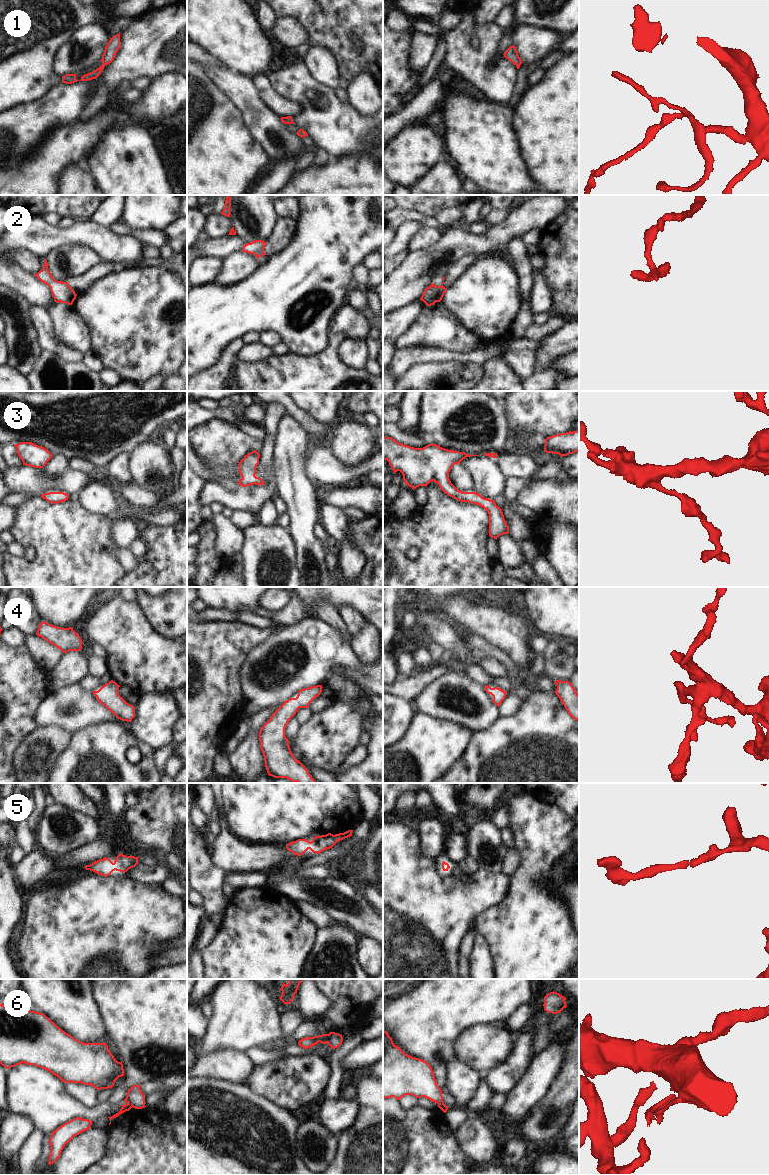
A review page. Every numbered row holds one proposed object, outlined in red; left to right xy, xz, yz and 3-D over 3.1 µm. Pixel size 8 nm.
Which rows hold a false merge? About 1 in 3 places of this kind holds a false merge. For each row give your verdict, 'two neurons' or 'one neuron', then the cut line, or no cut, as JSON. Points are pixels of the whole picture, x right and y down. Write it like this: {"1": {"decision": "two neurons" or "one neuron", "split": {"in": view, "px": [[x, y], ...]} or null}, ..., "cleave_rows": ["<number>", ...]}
{"1": {"decision": "one neuron", "split": null}, "2": {"decision": "two neurons", "split": {"in": "xz", "px": [[265, 242], [263, 247], [264, 254]]}}, "3": {"decision": "one neuron", "split": null}, "4": {"decision": "one neuron", "split": null}, "5": {"decision": "one neuron", "split": null}, "6": {"decision": "two neurons", "split": {"in": "xz", "px": [[326, 1034], [327, 1042]]}}, "cleave_rows": ["2", "6"]}

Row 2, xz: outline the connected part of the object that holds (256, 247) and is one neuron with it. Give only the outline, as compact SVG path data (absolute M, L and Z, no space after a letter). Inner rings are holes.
M255 240L251 243L247 243L242 247L242 252L247 252L249 254L256 254L257 259L264 256L263 247L265 242L262 240Z

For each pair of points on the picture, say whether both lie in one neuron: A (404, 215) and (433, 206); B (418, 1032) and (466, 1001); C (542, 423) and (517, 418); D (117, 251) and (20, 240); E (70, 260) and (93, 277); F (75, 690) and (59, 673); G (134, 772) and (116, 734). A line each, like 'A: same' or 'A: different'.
A: different
B: same
C: same
D: same
E: different
F: different
G: same

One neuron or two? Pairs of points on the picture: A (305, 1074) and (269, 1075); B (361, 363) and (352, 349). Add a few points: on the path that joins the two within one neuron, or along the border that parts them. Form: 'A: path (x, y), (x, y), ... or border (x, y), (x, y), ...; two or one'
A: path (296, 1075), (278, 1075); one
B: path (359, 360), (354, 352); one

